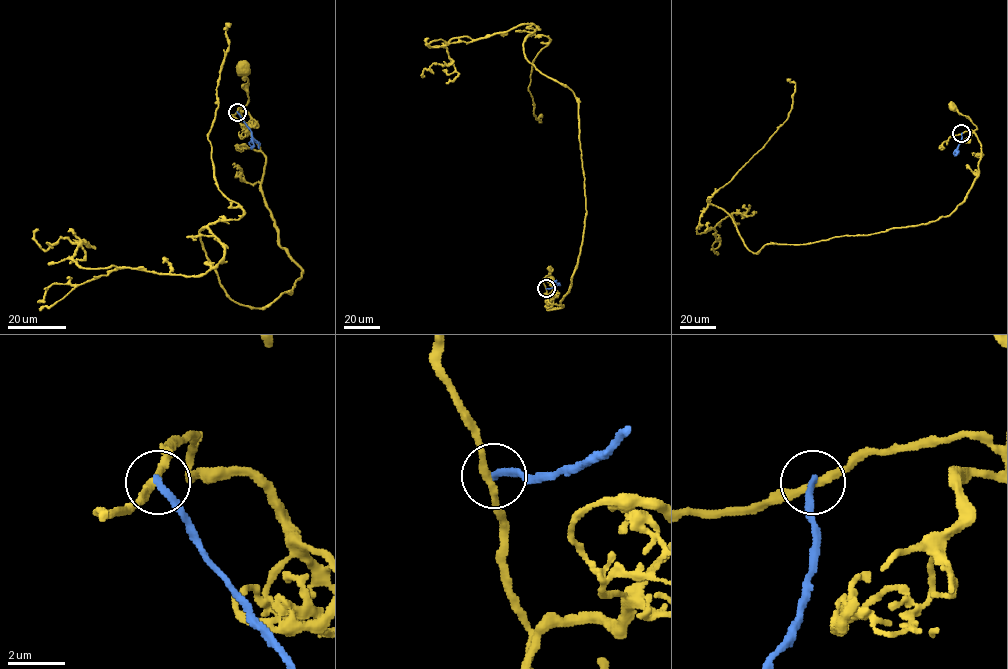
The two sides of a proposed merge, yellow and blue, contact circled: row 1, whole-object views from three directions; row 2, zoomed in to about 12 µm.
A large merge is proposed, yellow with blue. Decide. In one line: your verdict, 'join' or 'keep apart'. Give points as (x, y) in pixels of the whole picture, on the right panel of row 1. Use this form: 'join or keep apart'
keep apart

